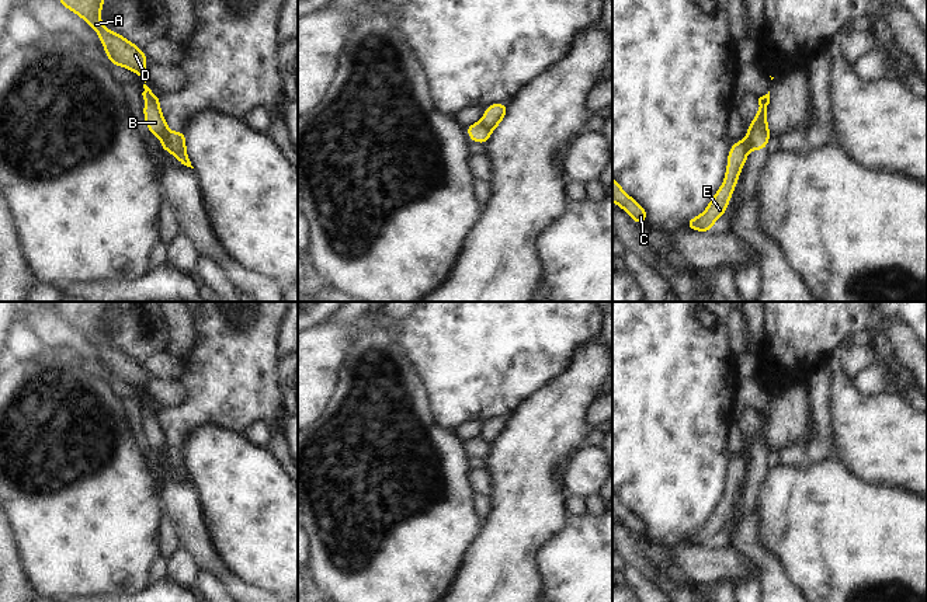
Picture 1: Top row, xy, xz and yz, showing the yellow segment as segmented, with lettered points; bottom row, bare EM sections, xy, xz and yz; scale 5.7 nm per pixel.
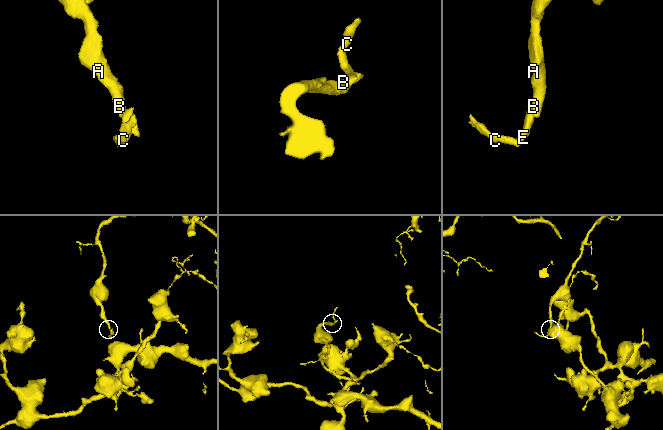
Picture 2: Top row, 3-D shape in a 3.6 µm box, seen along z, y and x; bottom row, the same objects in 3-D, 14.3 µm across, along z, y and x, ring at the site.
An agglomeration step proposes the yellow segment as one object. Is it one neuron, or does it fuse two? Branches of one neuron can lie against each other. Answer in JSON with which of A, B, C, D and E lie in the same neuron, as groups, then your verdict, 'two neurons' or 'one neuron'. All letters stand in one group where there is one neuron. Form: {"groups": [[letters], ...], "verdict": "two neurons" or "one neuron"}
{"groups": [["A", "B", "D"], ["C", "E"]], "verdict": "two neurons"}

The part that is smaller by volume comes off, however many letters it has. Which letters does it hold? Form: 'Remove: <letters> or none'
Remove: C, E

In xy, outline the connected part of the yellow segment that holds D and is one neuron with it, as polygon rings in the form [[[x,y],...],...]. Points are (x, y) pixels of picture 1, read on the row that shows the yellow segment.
[[[58,0],[67,10],[81,17],[100,36],[104,45],[104,53],[110,62],[115,66],[124,66],[132,73],[140,76],[145,83],[145,69],[149,59],[145,56],[142,48],[128,41],[124,35],[104,27],[100,13],[103,10],[104,0]]]

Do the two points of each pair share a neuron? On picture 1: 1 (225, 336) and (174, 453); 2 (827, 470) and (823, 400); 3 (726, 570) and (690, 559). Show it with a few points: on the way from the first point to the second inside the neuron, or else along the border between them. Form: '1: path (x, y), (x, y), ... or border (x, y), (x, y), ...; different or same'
1: path (225, 365), (225, 383), (184, 424); same
2: border (832, 449), (819, 460), (794, 463); different
3: path (718, 566), (698, 564); same

